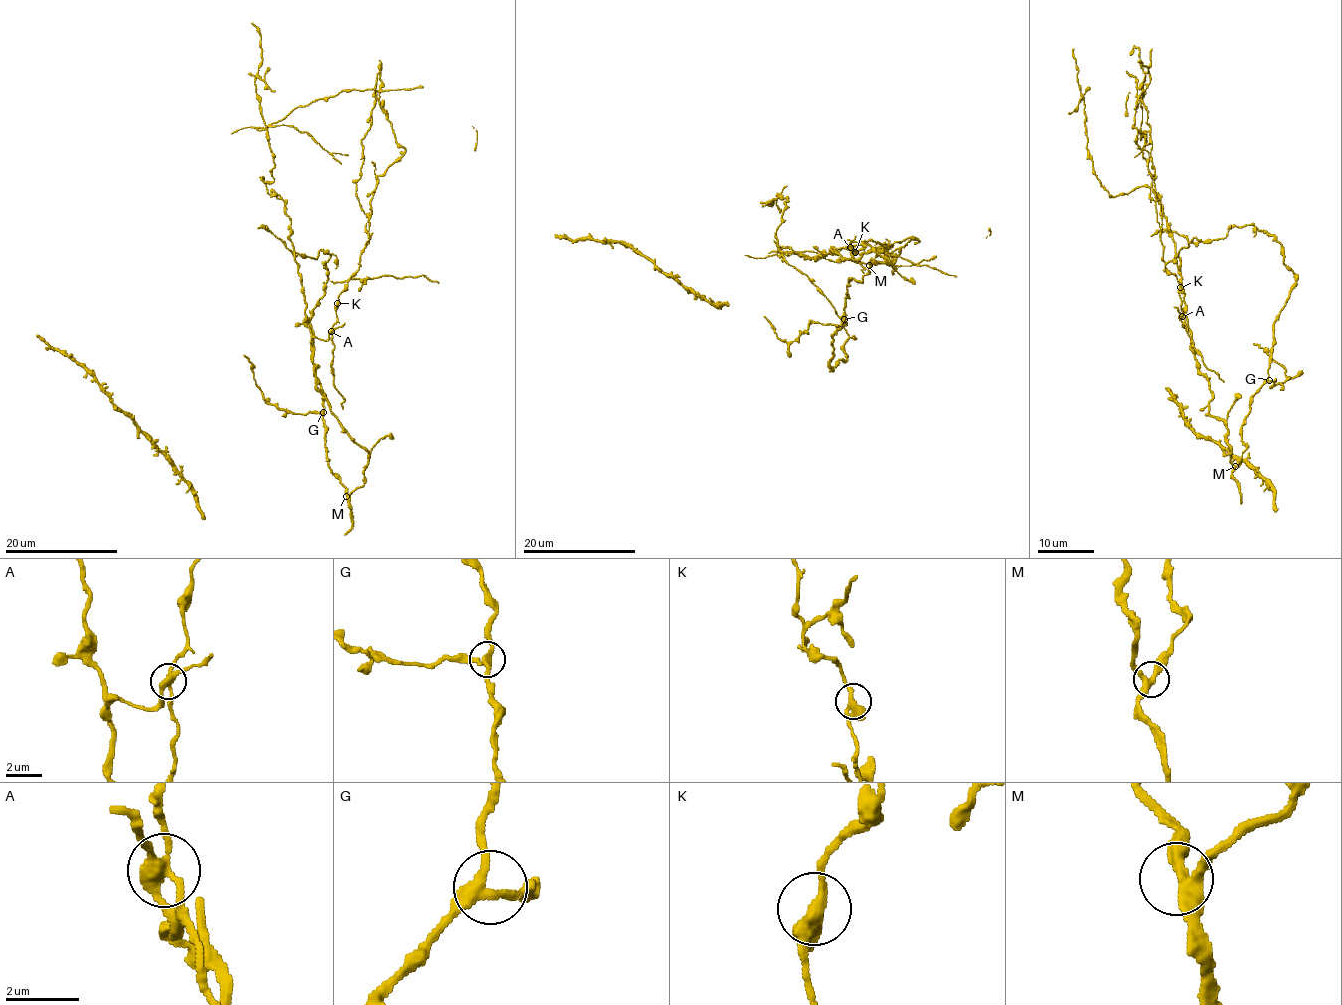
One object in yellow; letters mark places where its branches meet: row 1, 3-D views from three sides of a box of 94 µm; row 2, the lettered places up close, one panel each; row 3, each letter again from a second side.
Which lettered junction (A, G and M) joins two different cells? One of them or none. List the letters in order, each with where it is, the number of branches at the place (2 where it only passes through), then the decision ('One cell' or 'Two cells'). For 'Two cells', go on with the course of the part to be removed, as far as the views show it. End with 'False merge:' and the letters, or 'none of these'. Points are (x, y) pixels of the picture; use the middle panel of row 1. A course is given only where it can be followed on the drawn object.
A: Place: (850, 247). Branches: 3. Two cells. Course of the part to remove: (850, 247), (876, 241), (883, 251), (871, 252), (889, 262), (789, 253), (844, 248), (862, 256)
G: Place: (844, 319). Branches: 3. One cell
M: Place: (869, 265). Branches: 3. One cell
False merge: A

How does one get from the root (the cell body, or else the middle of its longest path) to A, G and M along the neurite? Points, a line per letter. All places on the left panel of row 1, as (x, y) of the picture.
A: (344, 426), (317, 386), (314, 372), (312, 340), (314, 337), (326, 340), (331, 331)
G: (344, 426), (346, 433), (367, 453), (363, 484), (349, 495), (329, 466), (323, 412)
M: (344, 426), (346, 433), (367, 453), (363, 484), (346, 496)

